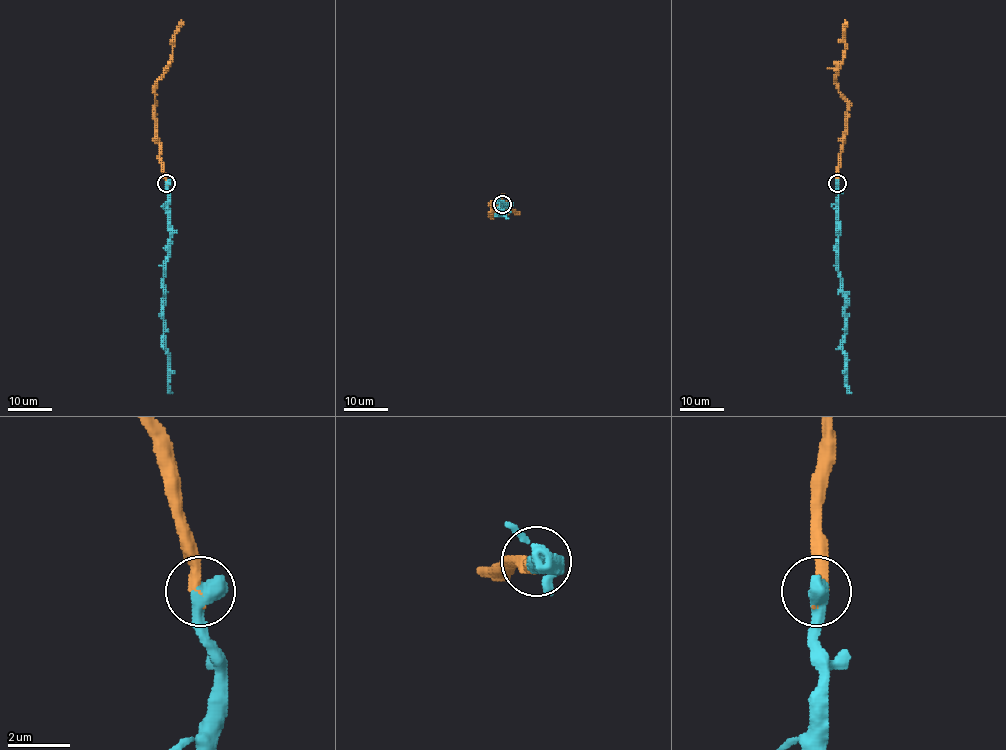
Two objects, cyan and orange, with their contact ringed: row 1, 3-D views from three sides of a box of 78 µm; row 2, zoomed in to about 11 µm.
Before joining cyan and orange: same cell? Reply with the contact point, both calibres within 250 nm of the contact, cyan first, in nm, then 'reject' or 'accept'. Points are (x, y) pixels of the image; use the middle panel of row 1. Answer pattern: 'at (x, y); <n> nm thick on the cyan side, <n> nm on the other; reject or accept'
at (502, 204); 650 nm thick on the cyan side, 400 nm on the other; accept

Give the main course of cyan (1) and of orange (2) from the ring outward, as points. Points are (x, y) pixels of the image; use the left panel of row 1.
1: (166, 183), (171, 248), (164, 273), (163, 341), (167, 354), (168, 388), (172, 392)
2: (166, 183), (155, 129), (154, 85), (172, 54), (172, 37), (181, 20)

